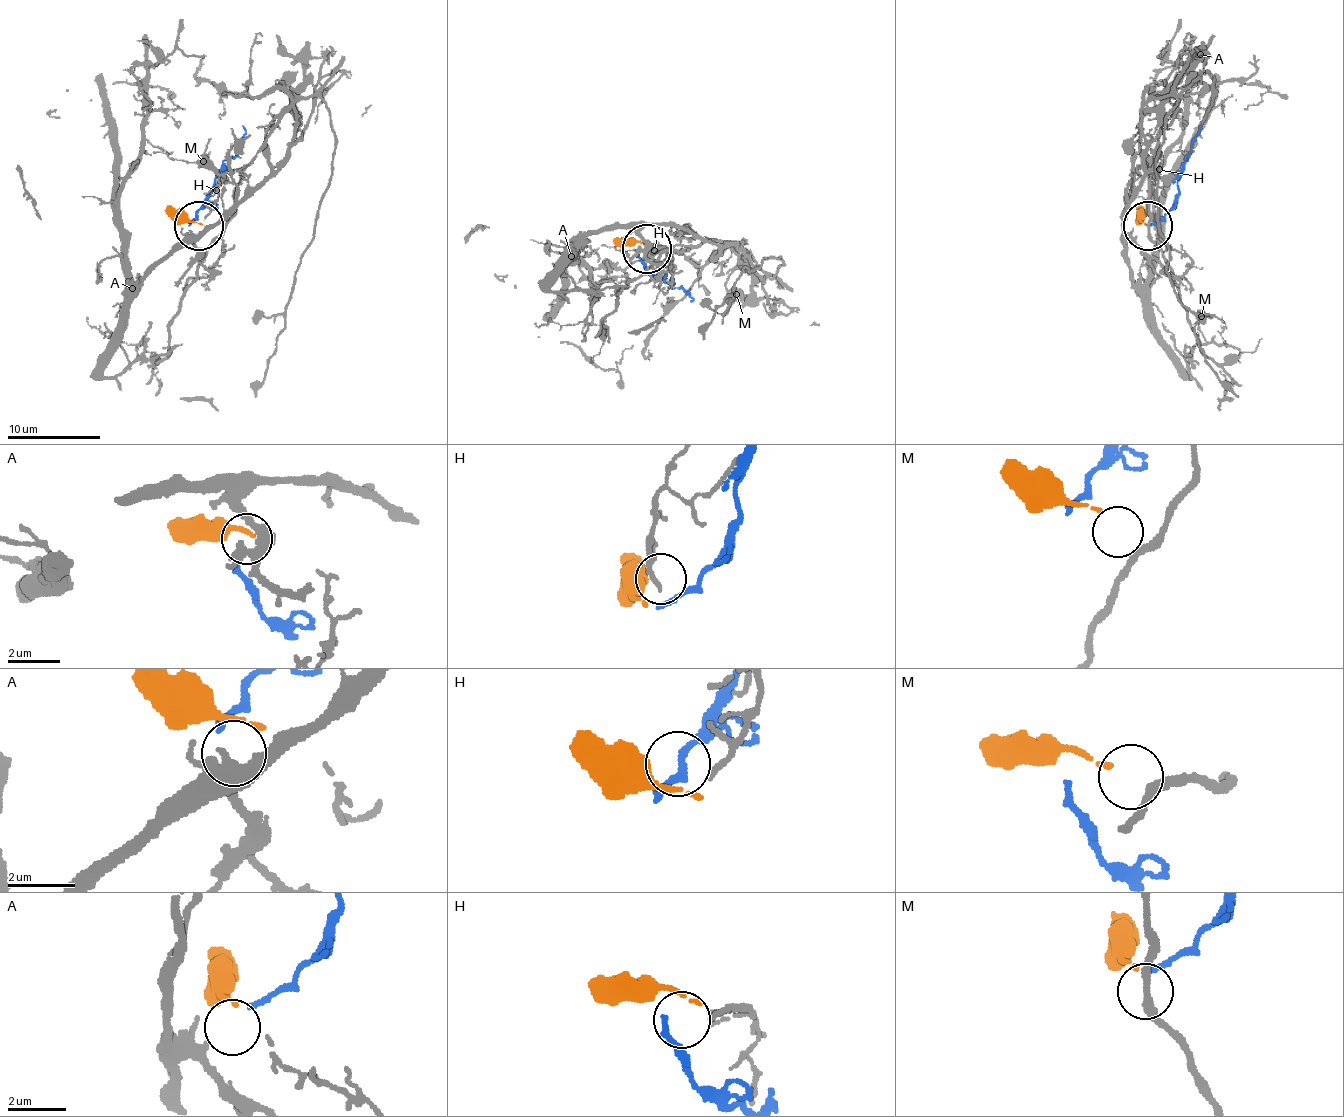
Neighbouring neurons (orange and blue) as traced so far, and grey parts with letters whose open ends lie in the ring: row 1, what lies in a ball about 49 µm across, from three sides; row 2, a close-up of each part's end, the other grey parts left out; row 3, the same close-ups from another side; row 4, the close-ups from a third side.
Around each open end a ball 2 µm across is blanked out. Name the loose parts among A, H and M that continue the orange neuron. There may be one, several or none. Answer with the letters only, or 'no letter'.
M

